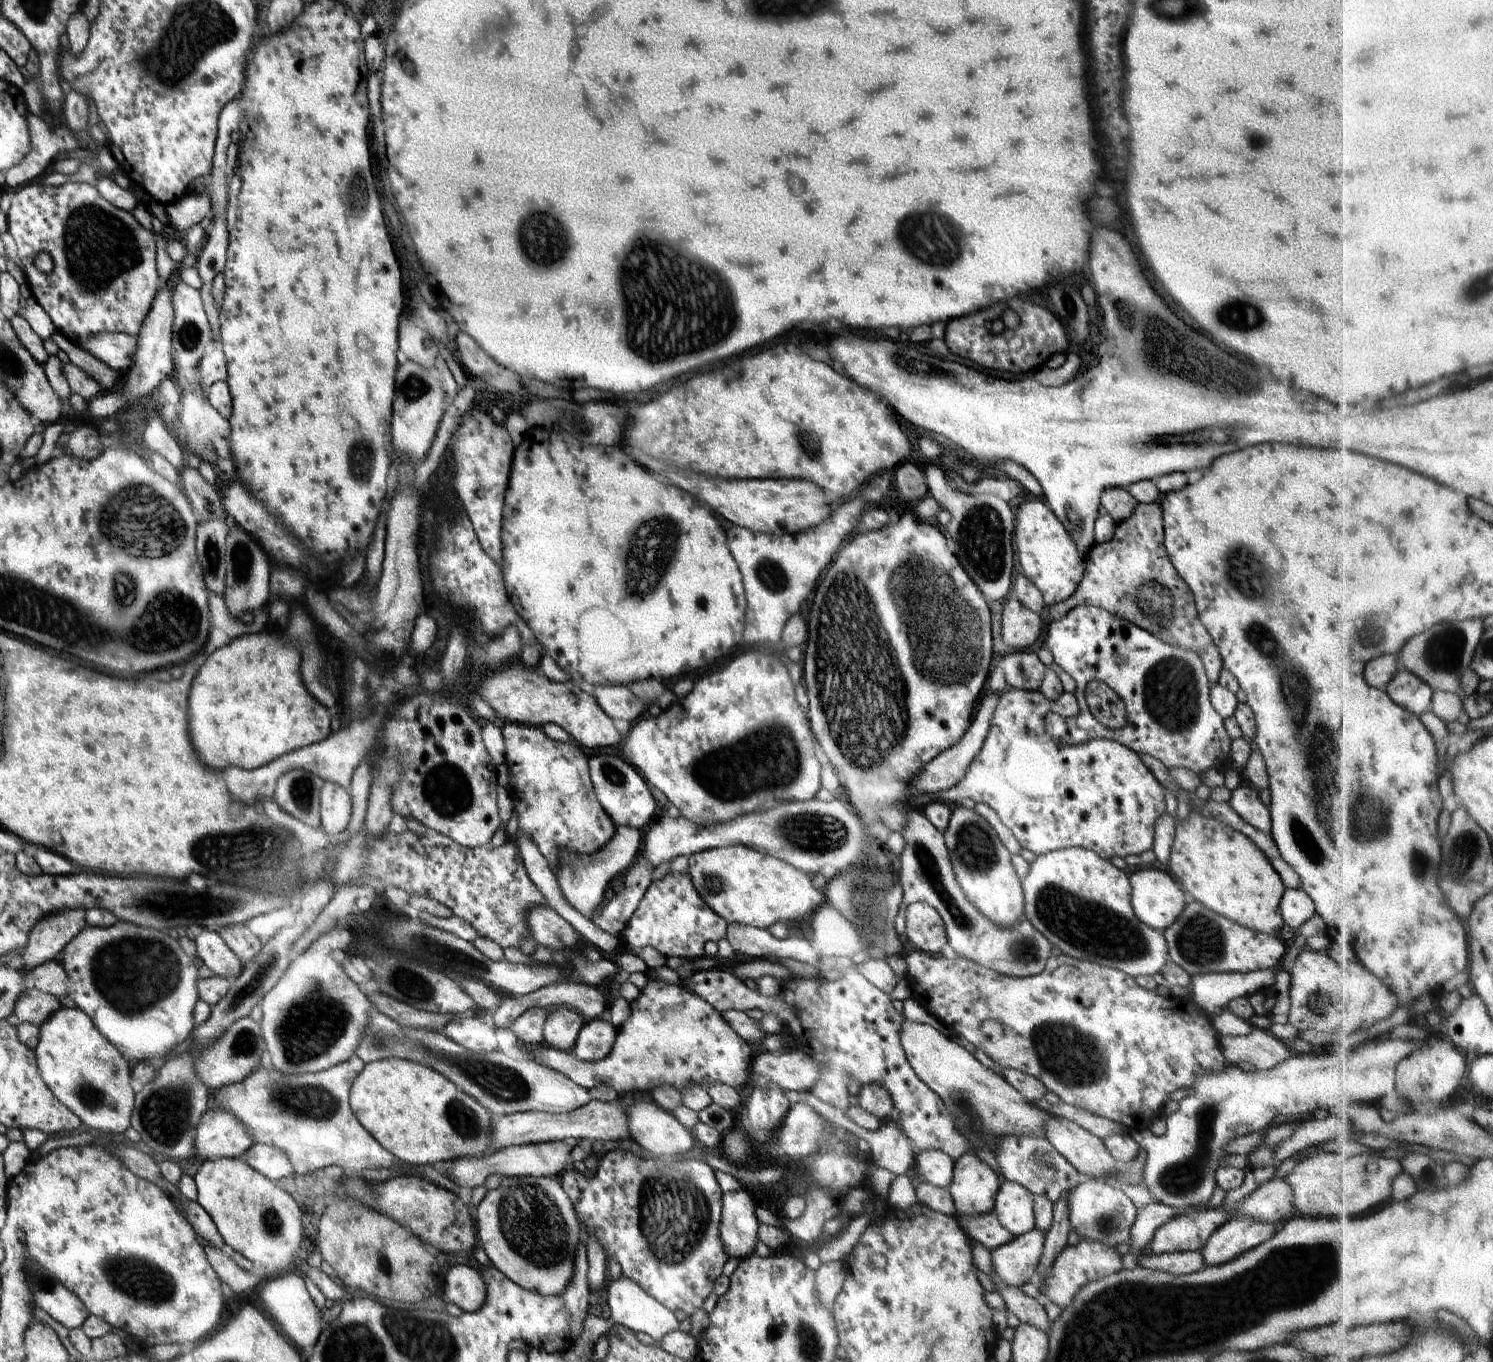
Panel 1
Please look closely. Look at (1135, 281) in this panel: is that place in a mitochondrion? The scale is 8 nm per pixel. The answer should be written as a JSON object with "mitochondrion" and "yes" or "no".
{"mitochondrion":"no"}

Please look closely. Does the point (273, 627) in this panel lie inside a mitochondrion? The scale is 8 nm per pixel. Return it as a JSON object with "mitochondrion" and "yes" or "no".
{"mitochondrion":"no"}

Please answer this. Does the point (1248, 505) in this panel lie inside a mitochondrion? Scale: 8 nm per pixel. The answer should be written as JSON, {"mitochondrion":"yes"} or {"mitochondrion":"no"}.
{"mitochondrion":"no"}

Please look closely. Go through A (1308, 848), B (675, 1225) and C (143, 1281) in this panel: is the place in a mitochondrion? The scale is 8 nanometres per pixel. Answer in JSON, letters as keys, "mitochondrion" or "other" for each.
{"A":"mitochondrion","B":"mitochondrion","C":"mitochondrion"}

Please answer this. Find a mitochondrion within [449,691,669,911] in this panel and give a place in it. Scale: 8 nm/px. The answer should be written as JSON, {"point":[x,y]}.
{"point":[609,774]}

